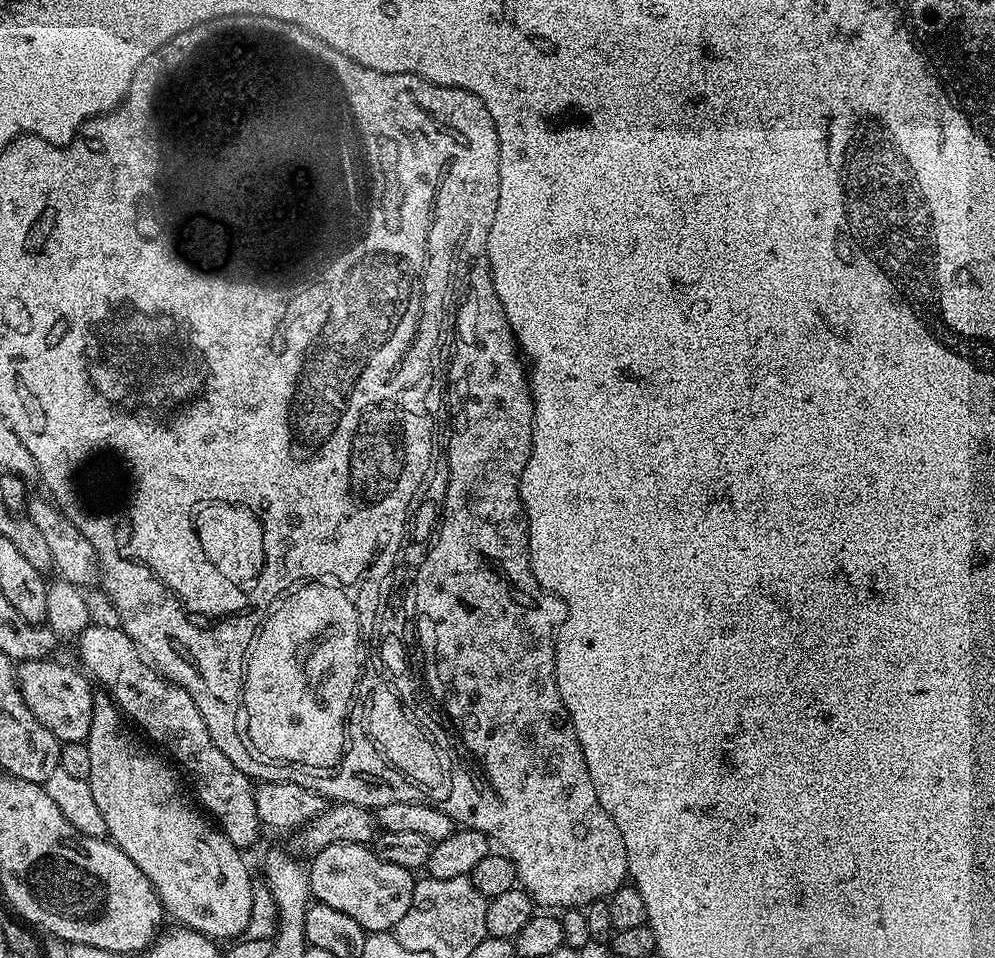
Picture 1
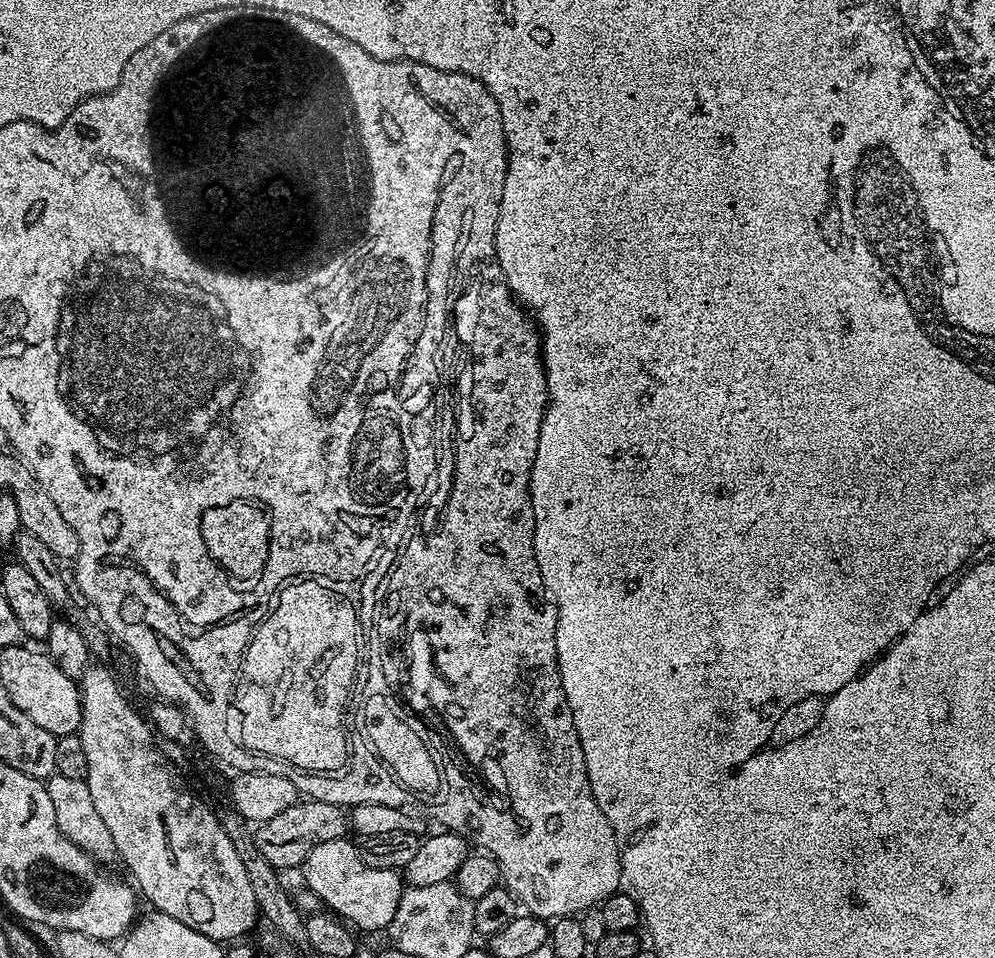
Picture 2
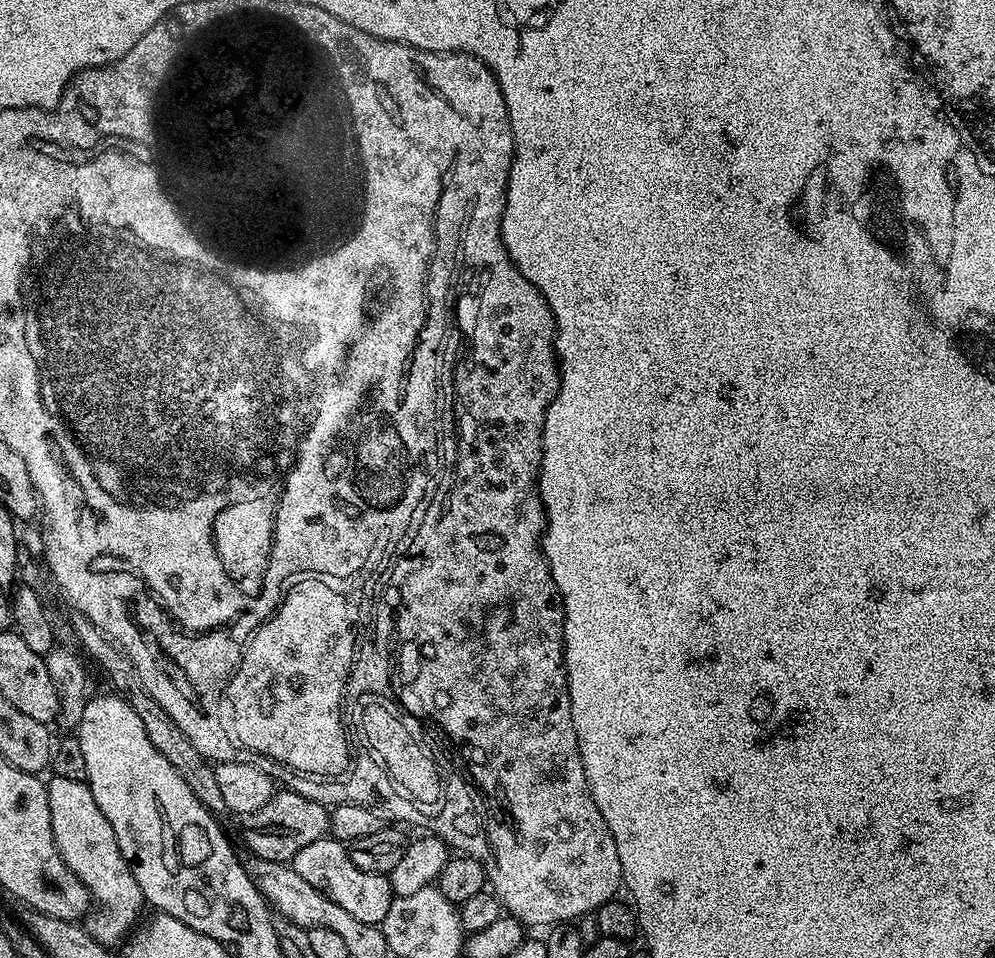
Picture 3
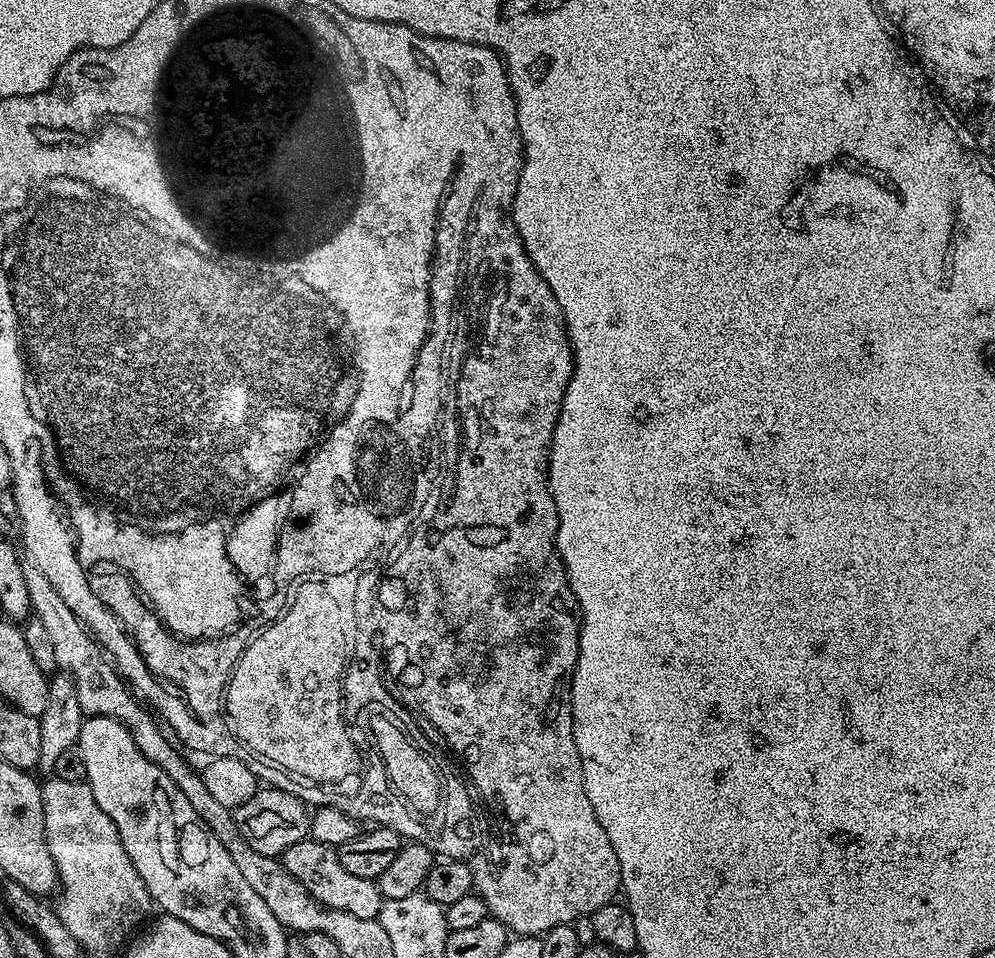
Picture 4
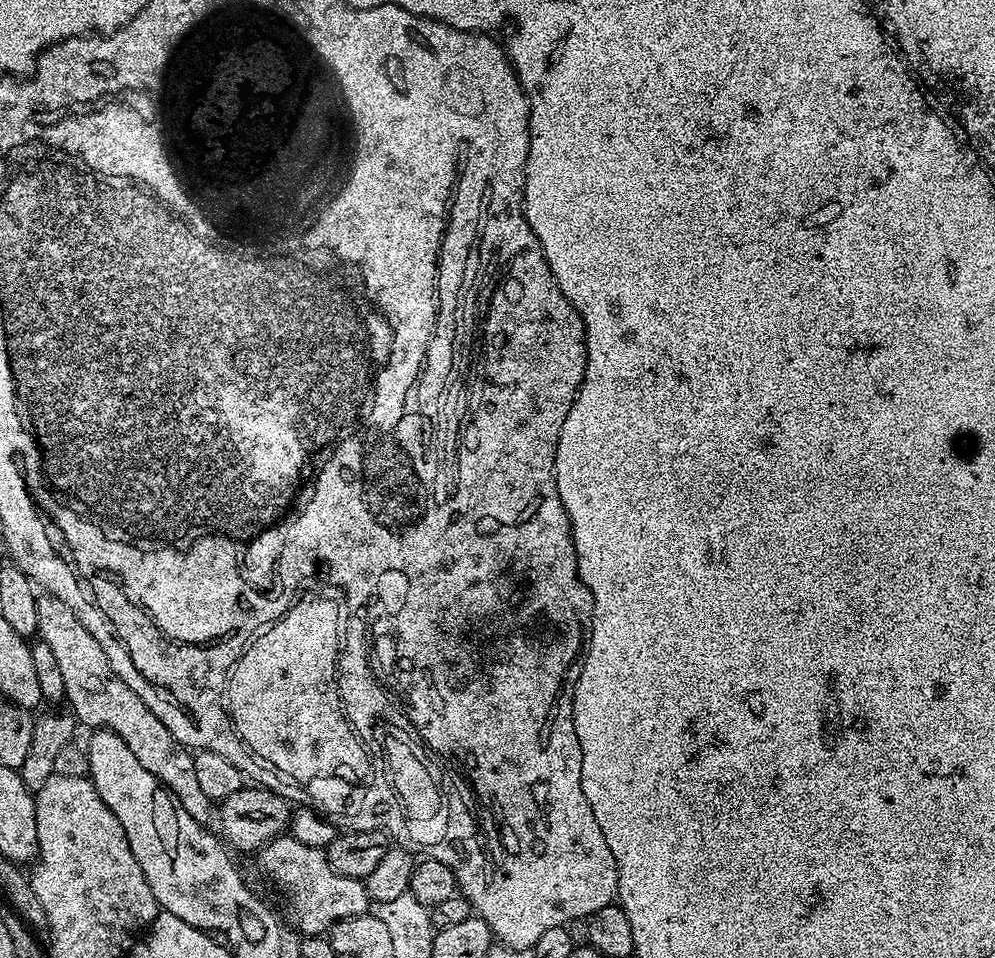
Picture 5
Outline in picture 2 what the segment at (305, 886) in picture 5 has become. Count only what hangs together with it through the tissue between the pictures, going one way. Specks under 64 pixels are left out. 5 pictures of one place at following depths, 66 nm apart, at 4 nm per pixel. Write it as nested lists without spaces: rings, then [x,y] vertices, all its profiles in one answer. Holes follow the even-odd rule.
[[[345,838],[321,842],[319,846],[314,846],[314,850],[310,850],[302,865],[304,880],[308,883],[305,884],[307,891],[314,893],[327,911],[339,916],[353,929],[361,933],[383,933],[394,918],[394,910],[398,910],[406,881],[395,868],[379,868],[367,864],[360,856],[359,847],[350,841]]]

